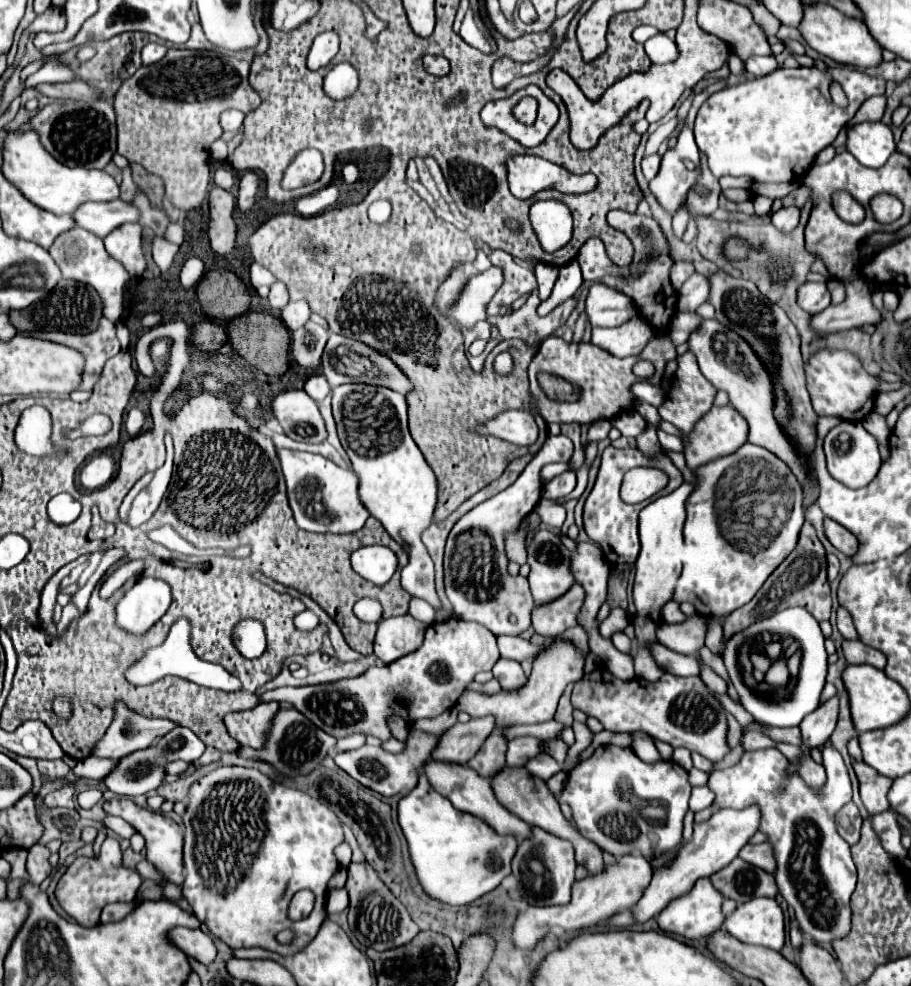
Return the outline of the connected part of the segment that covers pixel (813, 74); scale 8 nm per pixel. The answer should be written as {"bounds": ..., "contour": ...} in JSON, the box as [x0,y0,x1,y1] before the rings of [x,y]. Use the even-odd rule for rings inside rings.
{"bounds":[694,67,886,183],"contour":[[[796,67],[796,69],[776,69],[770,75],[754,77],[744,83],[724,87],[712,93],[698,111],[694,123],[694,135],[698,149],[706,155],[710,171],[720,179],[724,175],[750,177],[756,183],[798,183],[822,149],[832,145],[838,131],[854,117],[860,105],[872,95],[884,95],[886,81],[882,77],[870,77],[866,73],[836,67],[820,71],[816,67]],[[838,81],[848,97],[846,107],[838,107],[830,97],[830,83]]]}

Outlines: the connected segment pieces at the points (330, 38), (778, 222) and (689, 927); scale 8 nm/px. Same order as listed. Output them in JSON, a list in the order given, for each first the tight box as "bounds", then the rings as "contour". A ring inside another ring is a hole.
[{"bounds":[308,31,339,69],"contour":[[[326,31],[320,33],[314,43],[312,49],[308,53],[308,69],[320,69],[330,63],[330,59],[338,53],[339,50],[339,36],[334,31]]]},{"bounds":[772,207,800,233],"contour":[[[790,207],[790,209],[776,211],[772,223],[780,233],[792,233],[798,225],[798,219],[800,219],[800,211],[796,207]]]},{"bounds":[658,879,724,939],"contour":[[[700,879],[700,881],[696,881],[696,885],[692,887],[692,891],[688,895],[672,901],[658,915],[658,925],[662,931],[682,935],[686,939],[706,939],[712,933],[716,933],[718,929],[722,929],[722,925],[724,925],[722,901],[724,901],[724,897],[720,897],[720,891],[716,891],[716,887],[712,887],[712,881]]]}]

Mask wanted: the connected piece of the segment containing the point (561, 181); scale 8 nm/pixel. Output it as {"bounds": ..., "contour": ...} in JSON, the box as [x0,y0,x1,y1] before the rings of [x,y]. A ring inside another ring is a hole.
{"bounds":[508,155,596,199],"contour":[[[516,155],[508,161],[508,181],[512,195],[520,199],[528,199],[548,187],[562,193],[586,193],[596,187],[596,177],[590,173],[572,175],[556,163],[530,155]]]}

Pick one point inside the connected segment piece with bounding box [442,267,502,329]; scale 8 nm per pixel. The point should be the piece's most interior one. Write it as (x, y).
(470, 307)

